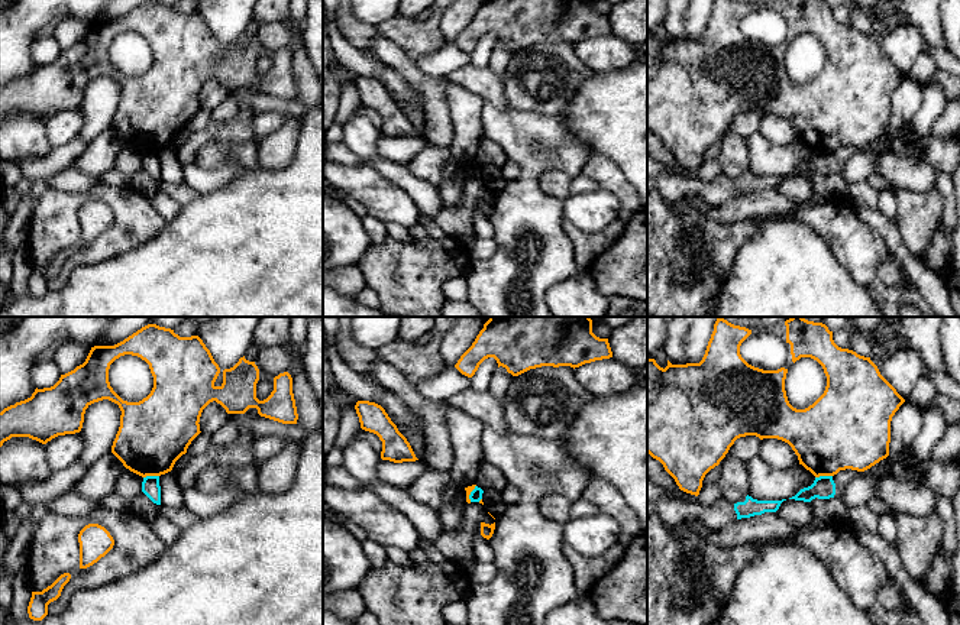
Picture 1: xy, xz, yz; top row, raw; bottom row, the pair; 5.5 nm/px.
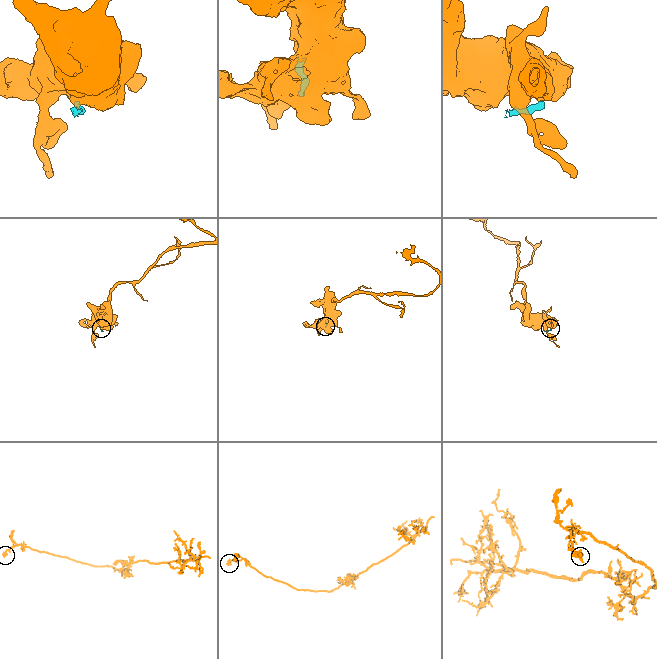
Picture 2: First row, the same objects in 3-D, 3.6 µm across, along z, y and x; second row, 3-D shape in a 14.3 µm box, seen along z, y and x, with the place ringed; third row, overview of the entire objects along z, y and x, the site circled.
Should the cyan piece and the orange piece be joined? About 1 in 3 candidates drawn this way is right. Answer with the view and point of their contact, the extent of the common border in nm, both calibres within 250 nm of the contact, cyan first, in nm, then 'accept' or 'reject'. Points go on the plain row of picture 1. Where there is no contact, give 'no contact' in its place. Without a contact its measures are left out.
yz (823, 152) | 100 nm | 130/400 nm | reject

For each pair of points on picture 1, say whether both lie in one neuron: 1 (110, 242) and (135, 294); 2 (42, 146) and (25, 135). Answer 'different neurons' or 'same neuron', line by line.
1: different neurons
2: same neuron

